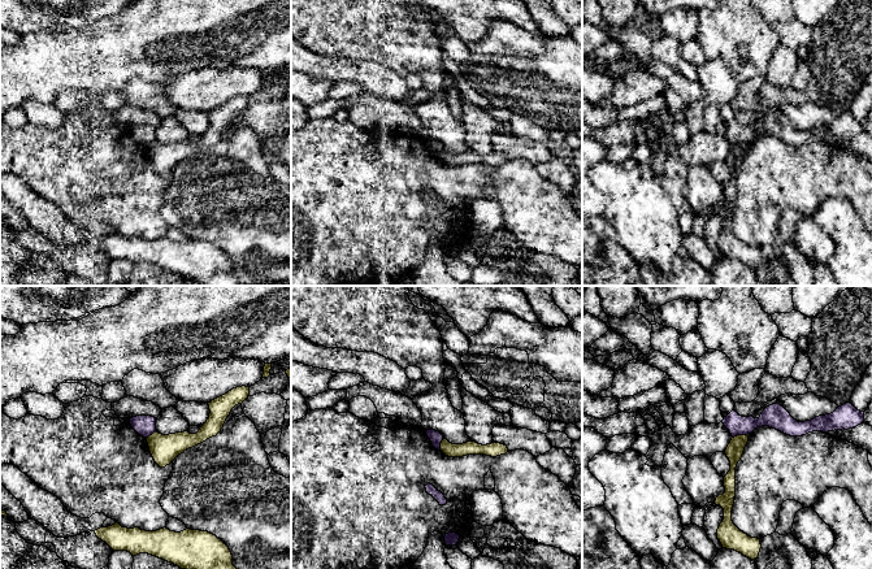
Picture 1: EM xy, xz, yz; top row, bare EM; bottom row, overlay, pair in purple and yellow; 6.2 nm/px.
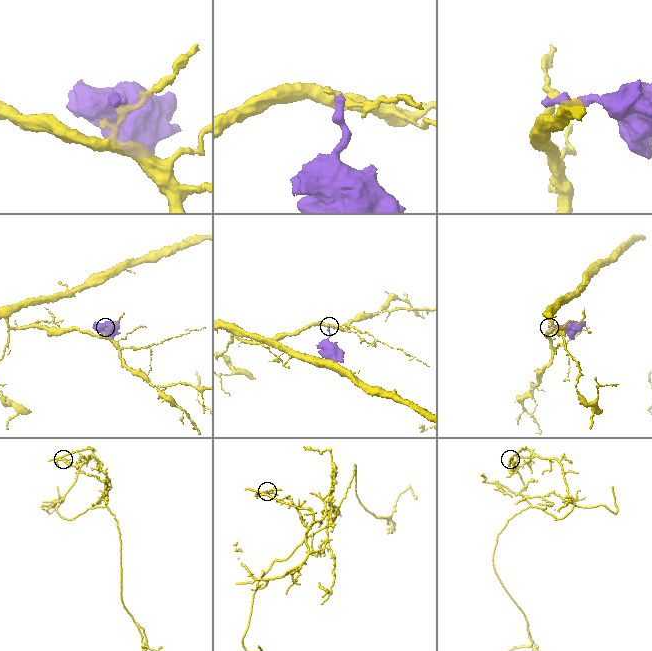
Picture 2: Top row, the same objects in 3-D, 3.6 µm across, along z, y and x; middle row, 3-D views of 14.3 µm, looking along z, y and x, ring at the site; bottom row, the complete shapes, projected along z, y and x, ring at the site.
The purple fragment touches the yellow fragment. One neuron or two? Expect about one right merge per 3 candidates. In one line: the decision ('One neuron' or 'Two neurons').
Two neurons

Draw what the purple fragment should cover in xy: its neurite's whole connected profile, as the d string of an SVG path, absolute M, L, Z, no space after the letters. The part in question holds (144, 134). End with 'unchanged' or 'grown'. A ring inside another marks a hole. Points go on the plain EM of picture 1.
M151 125L133 126L130 134L143 147L148 147L156 140L156 127Z; unchanged

